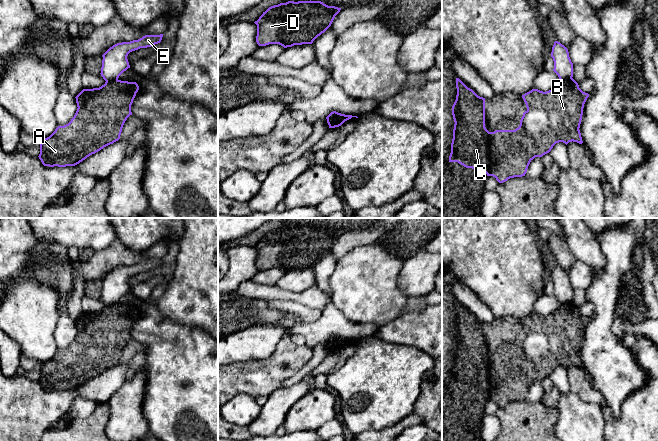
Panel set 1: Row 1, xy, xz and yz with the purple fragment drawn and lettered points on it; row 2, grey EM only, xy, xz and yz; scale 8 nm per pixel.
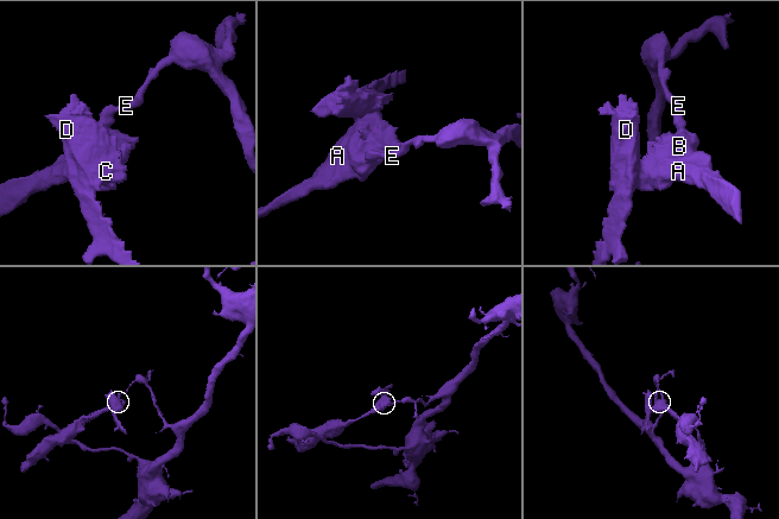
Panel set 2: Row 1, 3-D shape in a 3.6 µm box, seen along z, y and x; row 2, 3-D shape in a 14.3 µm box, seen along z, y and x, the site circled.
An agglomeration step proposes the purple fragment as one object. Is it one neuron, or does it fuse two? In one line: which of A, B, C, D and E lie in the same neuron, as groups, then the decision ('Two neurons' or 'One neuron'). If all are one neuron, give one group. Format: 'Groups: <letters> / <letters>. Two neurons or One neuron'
Groups: A B C D / E. Two neurons

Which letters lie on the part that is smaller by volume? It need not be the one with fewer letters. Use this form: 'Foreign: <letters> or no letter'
Foreign: A, B, C, D

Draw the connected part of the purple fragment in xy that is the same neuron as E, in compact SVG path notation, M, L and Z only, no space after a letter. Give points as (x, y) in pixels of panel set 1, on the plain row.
M163 258L145 259L138 264L117 267L110 271L103 279L101 300L106 306L118 304L119 300L130 292L127 280L130 276L140 272L151 271L161 266Z

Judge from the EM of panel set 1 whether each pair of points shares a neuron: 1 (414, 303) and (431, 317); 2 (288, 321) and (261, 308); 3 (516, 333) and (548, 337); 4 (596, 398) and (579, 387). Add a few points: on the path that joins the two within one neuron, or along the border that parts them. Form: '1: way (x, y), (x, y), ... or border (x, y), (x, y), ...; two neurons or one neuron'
1: border (426, 304), (420, 310), (406, 312), (401, 315); two neurons
2: border (282, 312), (283, 323); two neurons
3: way (524, 337), (540, 337); one neuron
4: way (592, 395), (583, 388); one neuron

